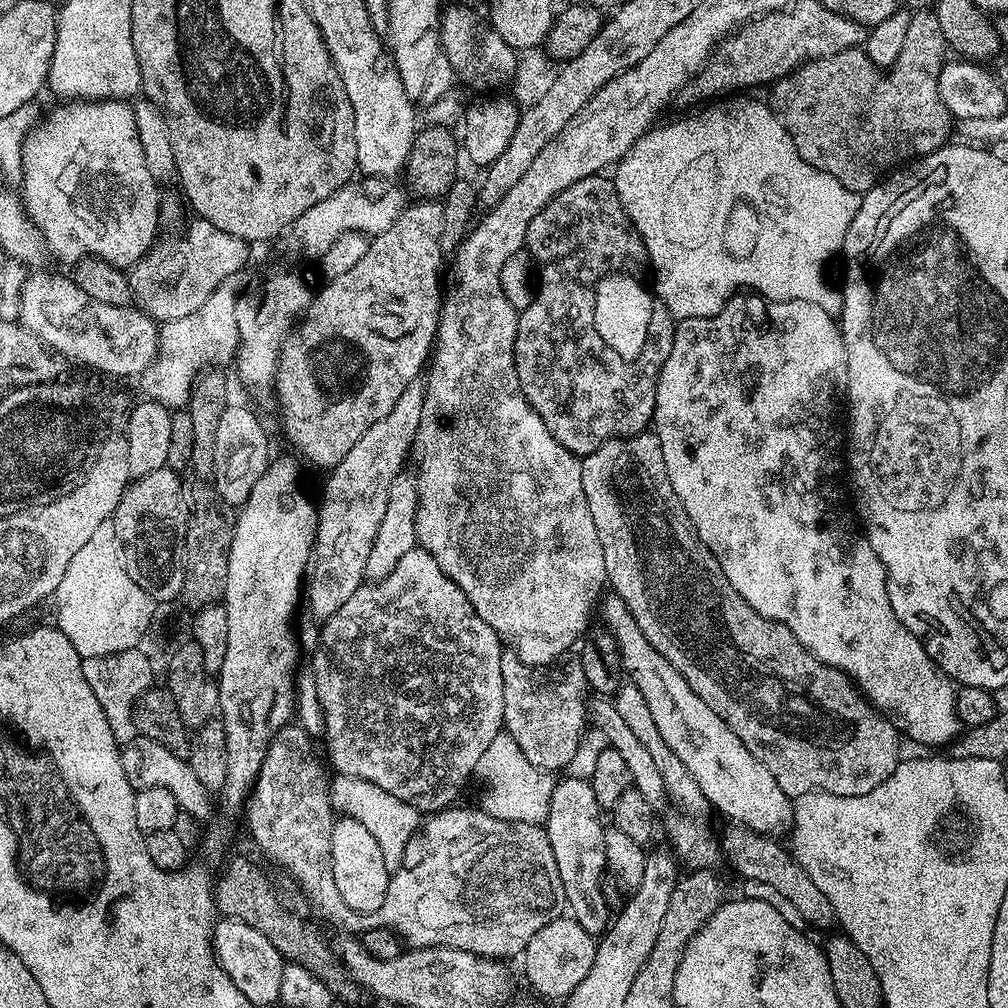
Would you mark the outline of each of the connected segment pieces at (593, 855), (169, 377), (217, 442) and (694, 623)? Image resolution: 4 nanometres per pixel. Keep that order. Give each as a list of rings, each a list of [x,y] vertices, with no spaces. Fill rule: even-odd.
[[[571,774],[565,776],[565,780],[561,779],[557,783],[550,798],[550,810],[546,821],[550,850],[554,850],[558,874],[562,874],[562,886],[568,899],[566,908],[571,919],[576,920],[582,926],[582,930],[600,934],[610,924],[610,906],[600,889],[602,873],[606,868],[606,824],[605,821],[600,821],[602,809],[598,798],[594,798],[591,779]]]
[[[239,275],[221,282],[212,291],[210,298],[194,314],[186,318],[165,320],[159,325],[156,357],[145,372],[141,372],[138,383],[144,387],[143,395],[159,404],[165,404],[169,410],[180,410],[185,407],[192,393],[192,385],[205,370],[213,366],[231,365],[240,351],[240,314],[236,308],[236,299],[240,296]]]
[[[236,402],[229,403],[218,418],[218,434],[214,438],[214,470],[216,471],[216,489],[228,504],[239,506],[250,498],[254,482],[262,478],[268,468],[268,436],[264,433],[264,424],[248,408]]]
[[[645,430],[636,436],[615,436],[612,440],[602,442],[598,450],[583,457],[580,465],[582,490],[586,490],[586,506],[590,506],[590,518],[594,518],[594,526],[598,530],[598,542],[602,542],[602,558],[606,558],[606,574],[611,591],[620,596],[622,602],[626,602],[634,622],[638,622],[638,630],[646,634],[646,642],[650,642],[650,646],[654,646],[658,654],[666,657],[682,673],[686,682],[690,682],[690,690],[694,690],[694,694],[698,694],[698,698],[702,698],[702,702],[706,702],[706,706],[710,706],[710,710],[714,710],[714,714],[718,714],[718,718],[722,718],[722,722],[726,722],[726,726],[730,726],[730,730],[734,730],[734,734],[742,738],[746,750],[750,750],[750,754],[754,754],[754,758],[758,758],[758,762],[762,762],[762,766],[766,766],[766,770],[774,774],[774,782],[782,786],[784,793],[790,798],[805,796],[807,792],[857,796],[866,794],[874,790],[874,786],[886,782],[886,778],[894,774],[902,759],[901,733],[897,732],[896,727],[882,713],[868,703],[868,697],[848,679],[845,672],[839,672],[836,668],[826,666],[821,660],[814,658],[814,654],[807,652],[798,642],[798,638],[790,634],[786,625],[760,616],[758,610],[748,605],[734,590],[734,586],[730,586],[722,566],[718,566],[712,551],[696,537],[682,502],[678,502],[678,494],[674,494],[674,486],[670,486],[670,478],[666,474],[666,462],[662,462],[662,446],[658,442],[655,431]]]

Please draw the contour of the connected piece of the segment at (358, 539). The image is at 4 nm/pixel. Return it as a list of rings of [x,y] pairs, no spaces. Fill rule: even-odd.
[[[418,378],[410,383],[398,397],[397,402],[394,402],[394,407],[389,414],[374,422],[365,434],[354,442],[346,457],[327,473],[328,478],[322,492],[323,500],[319,501],[317,509],[313,564],[306,584],[306,606],[308,604],[311,614],[318,622],[328,620],[329,616],[334,614],[365,581],[367,556],[370,555],[374,539],[377,538],[379,523],[386,514],[390,486],[398,473],[403,471],[404,460],[407,454],[409,457],[412,445],[415,443],[418,423],[422,416],[422,402],[425,401],[424,385],[425,383]]]

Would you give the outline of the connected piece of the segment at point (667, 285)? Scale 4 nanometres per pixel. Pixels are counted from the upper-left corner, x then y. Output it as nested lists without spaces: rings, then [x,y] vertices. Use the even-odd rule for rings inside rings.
[[[744,100],[741,104],[726,109],[725,112],[716,108],[713,112],[704,112],[701,116],[690,117],[689,120],[676,120],[673,124],[664,125],[661,123],[649,130],[641,140],[634,142],[634,146],[620,159],[619,164],[615,165],[614,183],[618,190],[618,198],[648,251],[650,280],[654,285],[656,297],[664,303],[666,310],[677,321],[718,314],[731,301],[728,299],[731,298],[735,288],[753,288],[754,291],[769,296],[769,301],[772,302],[781,300],[814,302],[832,316],[840,315],[844,297],[837,289],[835,292],[828,285],[828,280],[824,277],[824,267],[835,252],[837,255],[843,249],[846,230],[858,210],[860,196],[846,190],[846,186],[842,186],[838,178],[806,163],[798,154],[790,134],[782,126],[780,117],[767,103],[764,104],[759,104],[756,100]]]

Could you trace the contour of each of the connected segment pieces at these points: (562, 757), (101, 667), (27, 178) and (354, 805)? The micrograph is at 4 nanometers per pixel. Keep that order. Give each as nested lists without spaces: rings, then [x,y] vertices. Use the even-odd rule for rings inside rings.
[[[502,651],[503,731],[514,738],[514,742],[518,742],[518,750],[522,750],[522,754],[526,754],[526,762],[530,762],[536,768],[542,768],[546,772],[555,773],[556,768],[567,769],[571,765],[580,740],[585,734],[586,725],[590,720],[590,704],[587,699],[584,701],[584,695],[589,695],[590,689],[579,666],[572,666],[565,676],[540,675],[544,674],[532,669],[529,664],[523,664],[515,652]]]
[[[135,647],[118,654],[82,658],[82,672],[86,682],[89,683],[94,698],[98,699],[98,704],[102,706],[116,742],[122,746],[137,737],[136,721],[133,718],[136,700],[153,687],[155,681],[152,662],[141,650]]]
[[[77,98],[57,105],[22,140],[19,167],[24,168],[24,211],[49,249],[73,248],[76,254],[100,256],[115,268],[131,269],[157,237],[162,198],[156,189],[158,181],[147,168],[133,105],[111,98]]]
[[[333,775],[330,780],[330,795],[332,807],[340,816],[349,816],[362,822],[362,826],[366,826],[366,830],[374,834],[374,842],[382,846],[382,858],[390,874],[405,867],[404,855],[408,852],[408,843],[411,842],[416,827],[418,832],[422,824],[422,813],[418,809],[394,798],[392,794],[386,794],[386,790],[374,786],[374,782],[366,782],[353,776]]]

